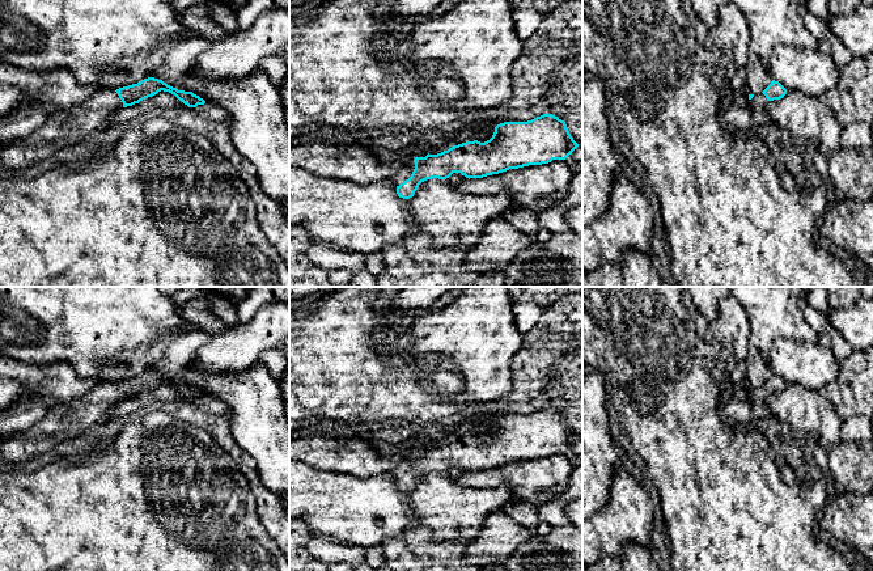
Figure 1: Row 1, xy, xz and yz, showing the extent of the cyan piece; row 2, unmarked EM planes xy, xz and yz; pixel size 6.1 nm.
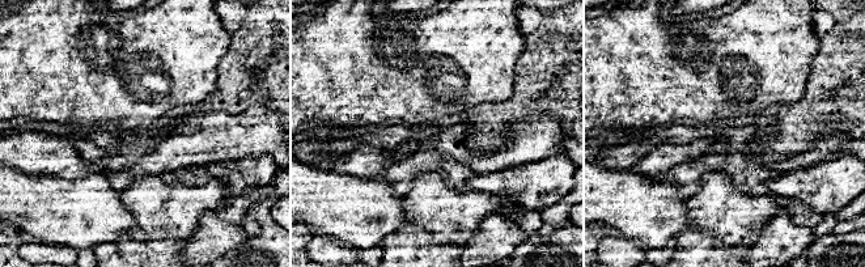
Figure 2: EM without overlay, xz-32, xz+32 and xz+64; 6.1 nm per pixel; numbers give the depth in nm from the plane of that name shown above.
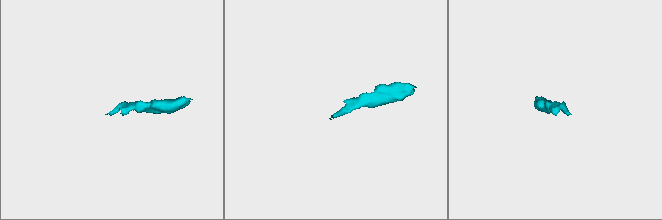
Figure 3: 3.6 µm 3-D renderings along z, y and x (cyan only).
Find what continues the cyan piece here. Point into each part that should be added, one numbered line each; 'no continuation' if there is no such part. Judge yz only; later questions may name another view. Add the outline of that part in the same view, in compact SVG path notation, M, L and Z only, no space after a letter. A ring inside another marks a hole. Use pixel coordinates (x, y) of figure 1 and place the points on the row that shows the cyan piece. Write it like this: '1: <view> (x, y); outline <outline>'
1: yz (758, 104); outline M757 93L751 100L749 100L749 106L760 118L760 115L766 111L768 102L770 101L763 93Z

